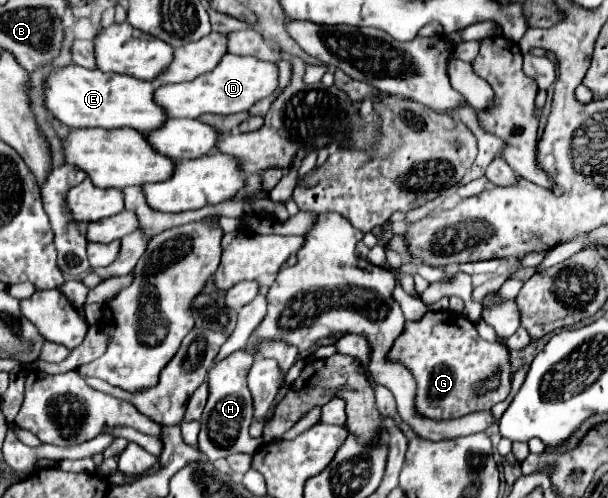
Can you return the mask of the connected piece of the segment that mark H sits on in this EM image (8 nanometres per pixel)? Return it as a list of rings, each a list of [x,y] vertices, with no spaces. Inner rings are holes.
[[[238,350],[226,356],[224,360],[216,362],[208,372],[208,402],[204,406],[202,418],[200,418],[200,436],[198,446],[208,456],[210,462],[218,458],[228,458],[230,454],[244,452],[244,454],[256,454],[260,448],[260,440],[252,438],[248,428],[252,422],[252,396],[248,390],[248,370],[254,362],[254,356],[250,352]]]

